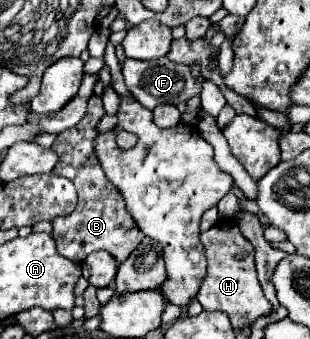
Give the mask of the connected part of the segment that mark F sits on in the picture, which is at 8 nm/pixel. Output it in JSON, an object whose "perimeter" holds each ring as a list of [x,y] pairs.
{"perimeter":[[[127,58],[121,66],[121,72],[123,72],[125,84],[127,84],[129,92],[133,94],[133,98],[149,110],[153,110],[159,104],[175,104],[177,106],[181,102],[191,100],[193,96],[199,96],[199,92],[201,92],[201,82],[197,82],[197,78],[191,74],[191,70],[183,64],[175,64],[167,58],[147,60],[147,62]]]}

